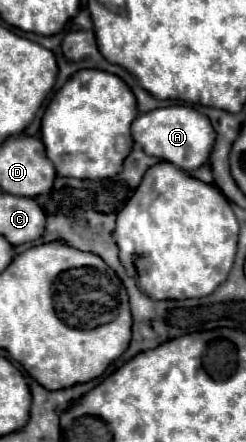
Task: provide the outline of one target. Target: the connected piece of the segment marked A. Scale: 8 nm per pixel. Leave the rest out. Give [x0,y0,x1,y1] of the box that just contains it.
[132,105,214,171]

